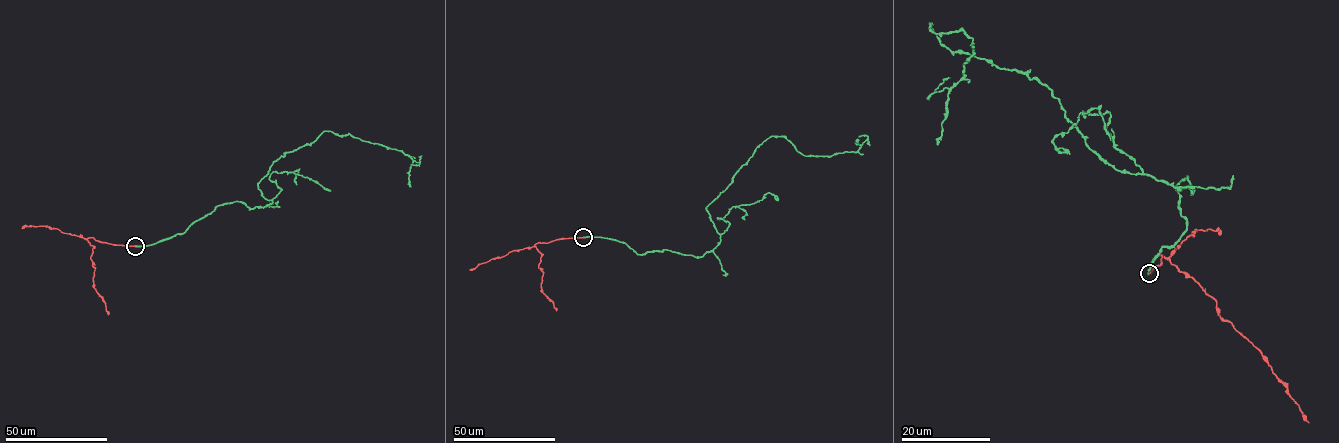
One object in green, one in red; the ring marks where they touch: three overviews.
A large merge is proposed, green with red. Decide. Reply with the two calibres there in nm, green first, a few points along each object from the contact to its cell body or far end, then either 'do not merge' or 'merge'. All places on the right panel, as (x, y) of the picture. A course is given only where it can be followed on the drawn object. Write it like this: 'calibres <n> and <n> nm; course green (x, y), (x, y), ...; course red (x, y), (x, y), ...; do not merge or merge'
calibres 200 and 320 nm; course green (1150, 274), (1186, 228), (1187, 177), (1121, 173), (1046, 86), (930, 24), (973, 53), (937, 145); course red (1150, 272), (1161, 264), (1161, 255), (1192, 277), (1214, 299), (1218, 315), (1250, 341), (1308, 422); do not merge

